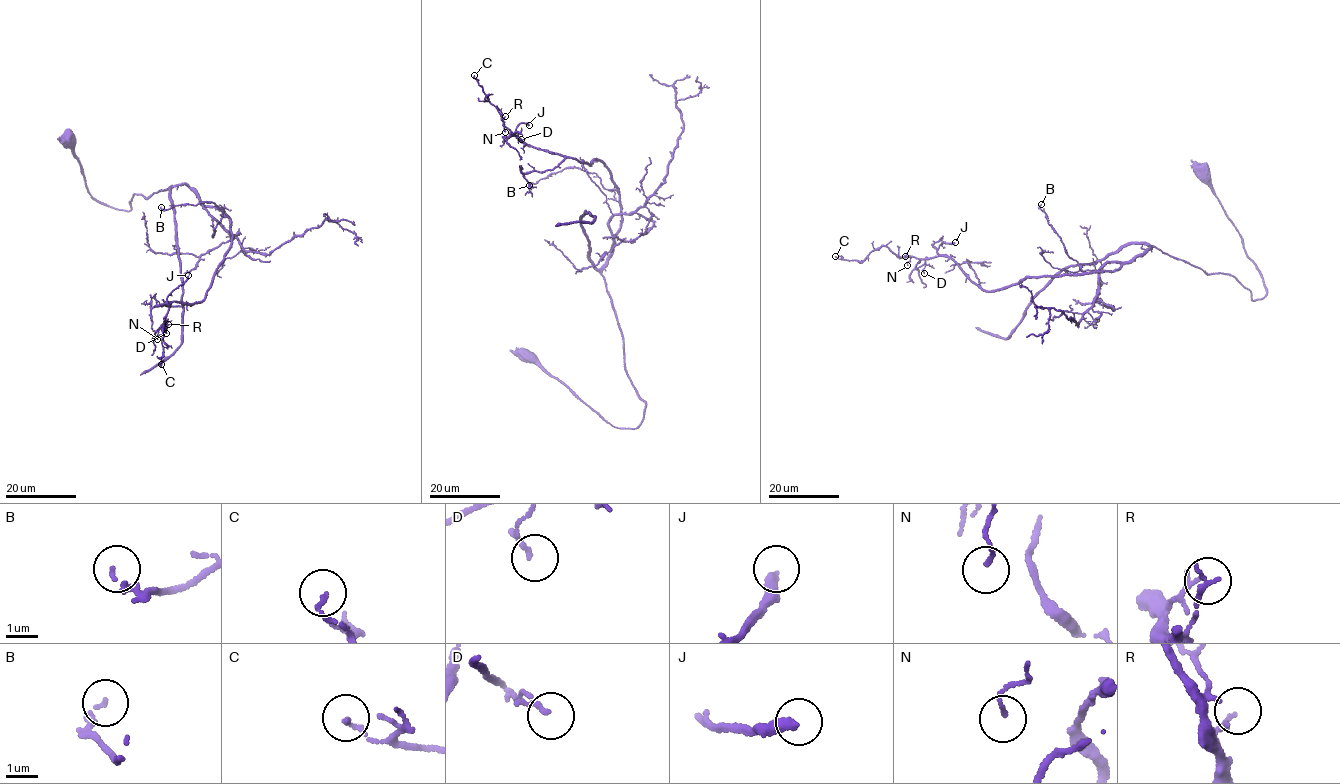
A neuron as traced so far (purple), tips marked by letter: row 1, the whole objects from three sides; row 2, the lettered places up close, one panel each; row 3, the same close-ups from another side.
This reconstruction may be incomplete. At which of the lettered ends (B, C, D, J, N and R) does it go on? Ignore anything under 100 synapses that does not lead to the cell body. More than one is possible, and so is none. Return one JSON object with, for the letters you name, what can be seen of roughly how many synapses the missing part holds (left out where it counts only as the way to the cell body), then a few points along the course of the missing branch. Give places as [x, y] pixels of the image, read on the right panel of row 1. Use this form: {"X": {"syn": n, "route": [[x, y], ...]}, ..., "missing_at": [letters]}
{"missing_at": []}

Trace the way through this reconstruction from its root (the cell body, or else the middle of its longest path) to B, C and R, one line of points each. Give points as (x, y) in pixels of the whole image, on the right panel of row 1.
B: (1203, 172), (1260, 272), (1261, 298), (1233, 276), (1154, 247), (1117, 269), (1086, 274), (1041, 204)
C: (1203, 172), (1261, 298), (1154, 247), (1114, 270), (988, 291), (943, 256), (835, 256)
R: (1203, 172), (1260, 272), (1261, 298), (1154, 247), (1114, 270), (988, 291), (951, 259), (905, 256)

